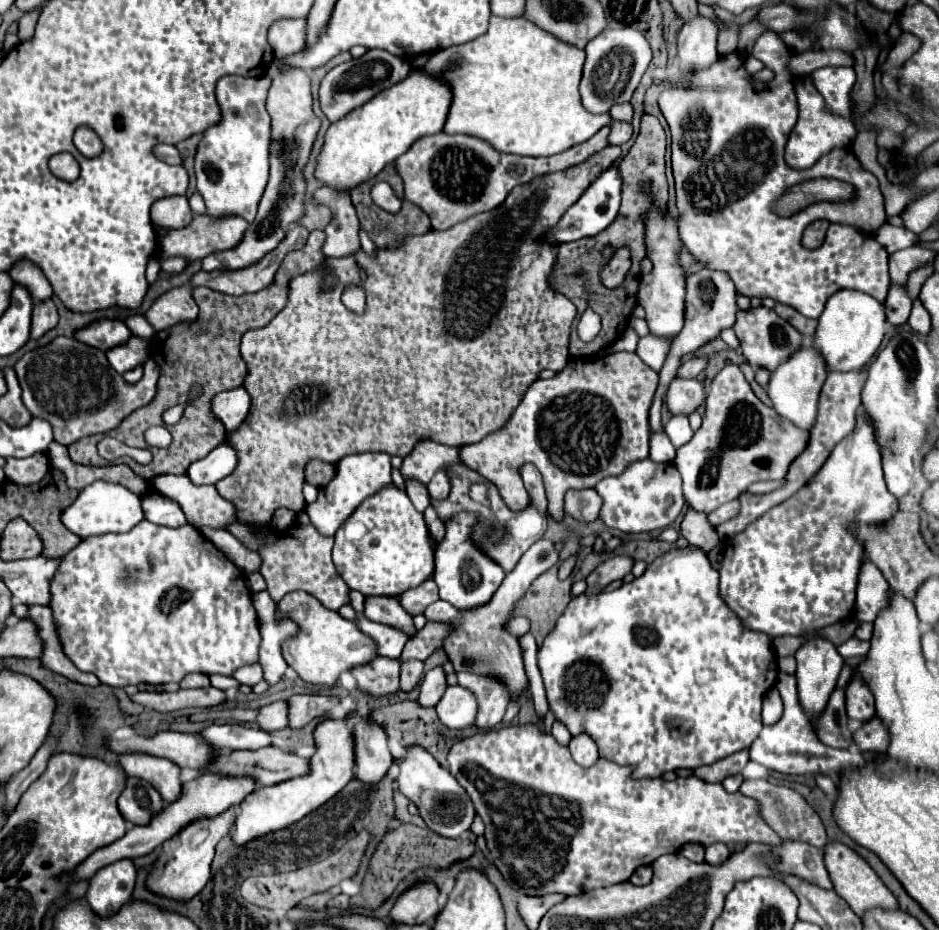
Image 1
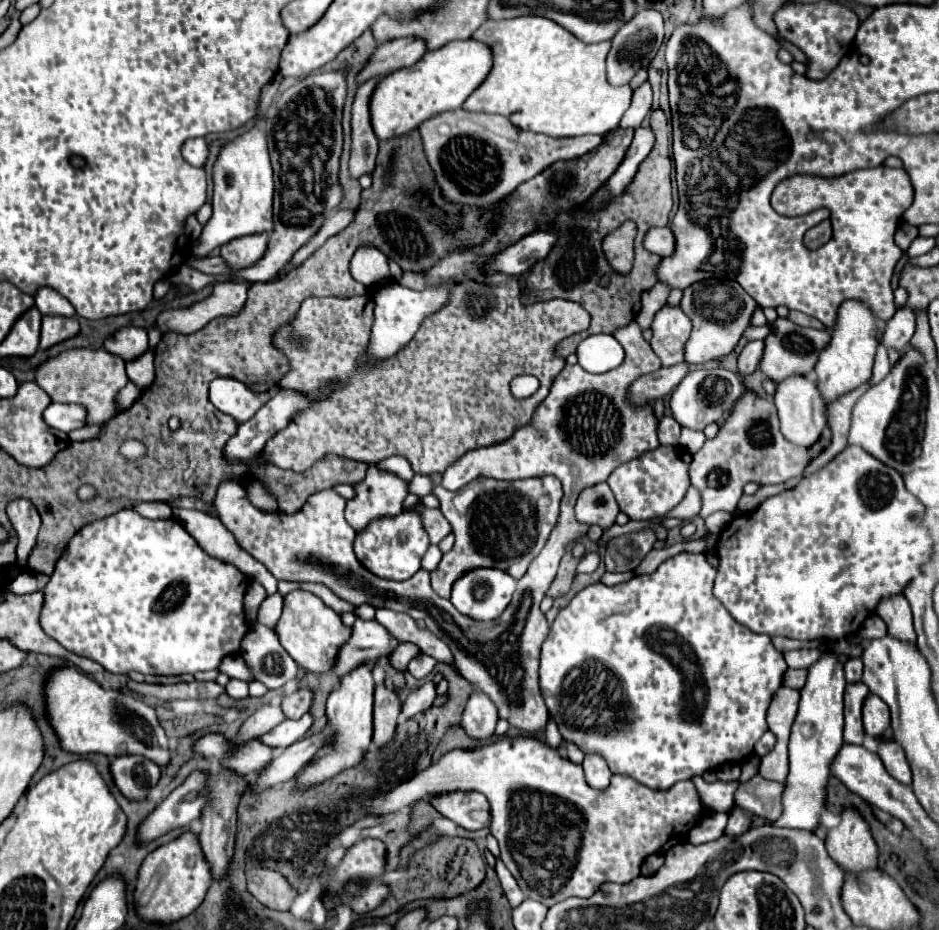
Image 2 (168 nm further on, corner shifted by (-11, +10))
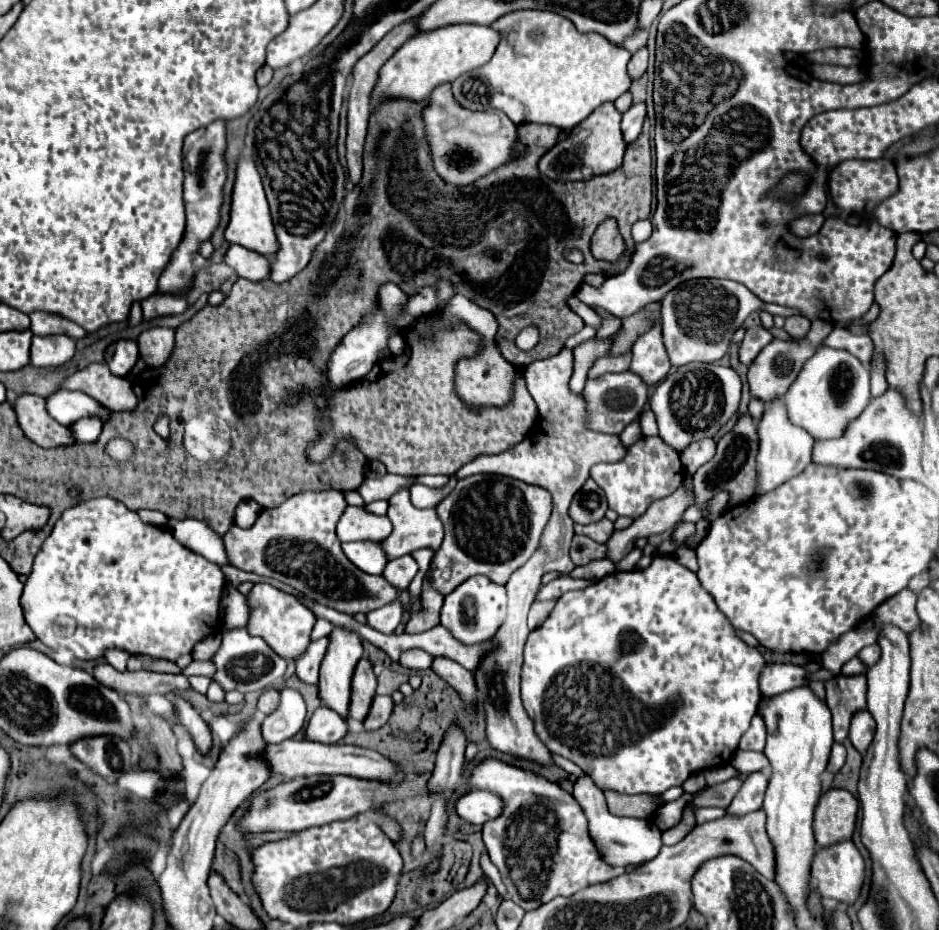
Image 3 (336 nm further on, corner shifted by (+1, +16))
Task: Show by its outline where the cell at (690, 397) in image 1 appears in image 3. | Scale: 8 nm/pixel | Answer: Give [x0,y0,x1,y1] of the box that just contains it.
[649,362,741,454]

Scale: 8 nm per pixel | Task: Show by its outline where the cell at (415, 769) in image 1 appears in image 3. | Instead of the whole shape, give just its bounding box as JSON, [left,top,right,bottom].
[455,790,503,824]

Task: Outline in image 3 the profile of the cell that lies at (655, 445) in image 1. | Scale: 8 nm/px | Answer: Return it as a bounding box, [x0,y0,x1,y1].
[639,410,657,436]

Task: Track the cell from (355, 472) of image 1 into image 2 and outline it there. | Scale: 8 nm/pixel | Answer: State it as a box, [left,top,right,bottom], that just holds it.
[345,464,409,532]

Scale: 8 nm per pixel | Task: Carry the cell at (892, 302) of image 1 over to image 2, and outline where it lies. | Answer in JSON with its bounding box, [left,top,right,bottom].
[883,304,915,350]

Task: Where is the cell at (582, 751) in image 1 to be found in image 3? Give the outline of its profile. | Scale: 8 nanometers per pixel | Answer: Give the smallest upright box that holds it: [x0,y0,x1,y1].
[573,774,663,868]

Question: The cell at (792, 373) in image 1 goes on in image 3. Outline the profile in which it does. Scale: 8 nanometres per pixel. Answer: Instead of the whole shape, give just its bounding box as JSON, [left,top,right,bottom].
[755,400,813,494]

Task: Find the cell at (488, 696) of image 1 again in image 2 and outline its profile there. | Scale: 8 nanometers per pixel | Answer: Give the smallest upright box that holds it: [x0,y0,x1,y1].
[461,686,499,740]

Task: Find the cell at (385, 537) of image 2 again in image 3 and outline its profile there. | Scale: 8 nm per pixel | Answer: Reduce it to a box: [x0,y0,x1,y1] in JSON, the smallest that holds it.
[343,542,387,574]

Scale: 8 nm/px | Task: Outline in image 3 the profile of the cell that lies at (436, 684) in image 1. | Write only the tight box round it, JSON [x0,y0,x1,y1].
[363,696,393,730]

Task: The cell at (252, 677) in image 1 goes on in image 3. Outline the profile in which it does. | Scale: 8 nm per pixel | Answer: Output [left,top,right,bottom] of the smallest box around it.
[181,662,213,676]

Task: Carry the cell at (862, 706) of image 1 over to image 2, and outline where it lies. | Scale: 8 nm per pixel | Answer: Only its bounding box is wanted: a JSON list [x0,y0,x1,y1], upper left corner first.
[863,694,889,738]

